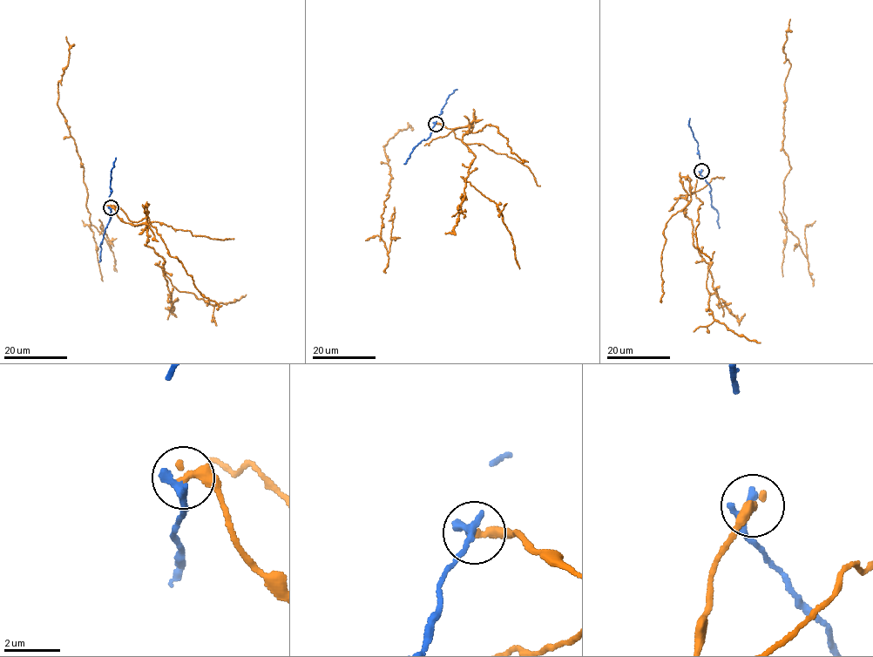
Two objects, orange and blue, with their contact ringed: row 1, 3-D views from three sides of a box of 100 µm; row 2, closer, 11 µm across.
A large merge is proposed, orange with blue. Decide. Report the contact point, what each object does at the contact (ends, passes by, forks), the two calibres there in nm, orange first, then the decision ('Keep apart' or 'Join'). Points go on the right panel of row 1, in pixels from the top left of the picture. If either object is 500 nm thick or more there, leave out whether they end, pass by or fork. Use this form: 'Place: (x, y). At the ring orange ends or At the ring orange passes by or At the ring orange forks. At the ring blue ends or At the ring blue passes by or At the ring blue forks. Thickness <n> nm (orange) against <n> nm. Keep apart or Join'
Place: (701, 171). At the ring orange ends. At the ring blue ends. Thickness 360 nm (orange) against 380 nm. Keep apart

